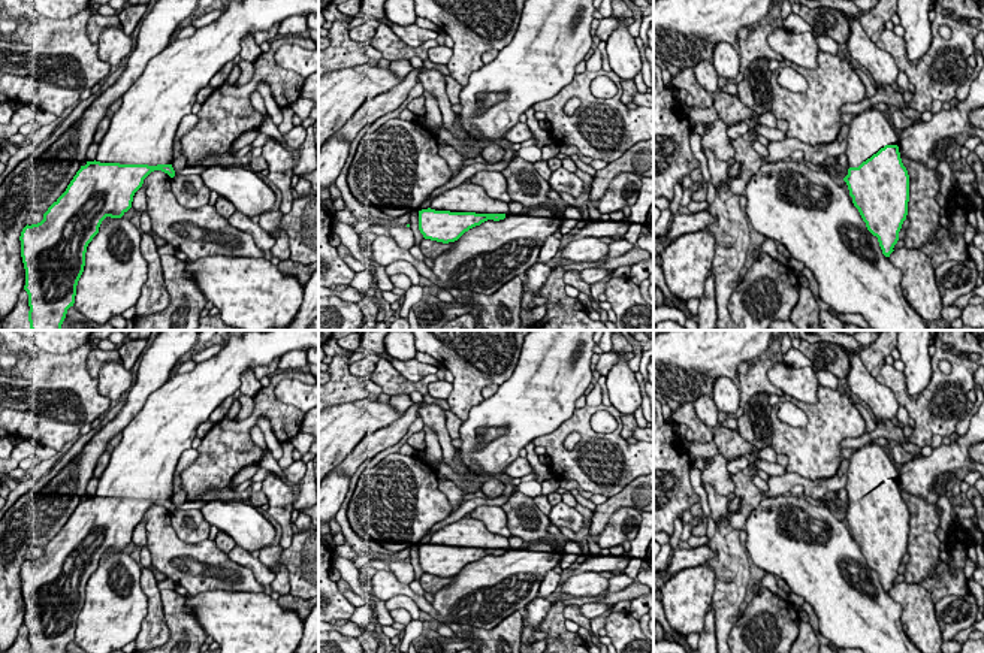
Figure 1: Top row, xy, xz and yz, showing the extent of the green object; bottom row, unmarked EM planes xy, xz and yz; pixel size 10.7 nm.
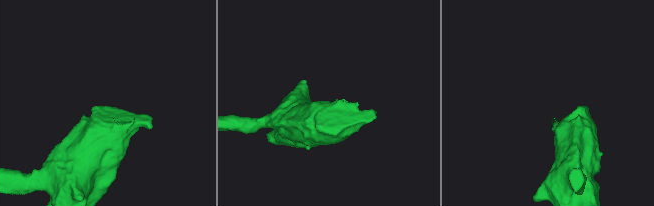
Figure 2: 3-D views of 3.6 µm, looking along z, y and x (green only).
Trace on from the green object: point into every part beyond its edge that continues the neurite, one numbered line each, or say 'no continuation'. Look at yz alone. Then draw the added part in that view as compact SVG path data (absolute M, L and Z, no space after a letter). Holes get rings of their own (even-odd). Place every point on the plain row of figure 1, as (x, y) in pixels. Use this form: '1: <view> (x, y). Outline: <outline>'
1: yz (869, 465). Outline: M867 442L857 448L849 457L849 469L846 478L848 502L858 502L885 480L897 480L899 471L893 459L885 453L884 447Z

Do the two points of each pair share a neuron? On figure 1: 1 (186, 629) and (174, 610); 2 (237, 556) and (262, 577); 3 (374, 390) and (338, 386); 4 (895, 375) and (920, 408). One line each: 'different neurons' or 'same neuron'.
1: same neuron
2: same neuron
3: same neuron
4: same neuron

